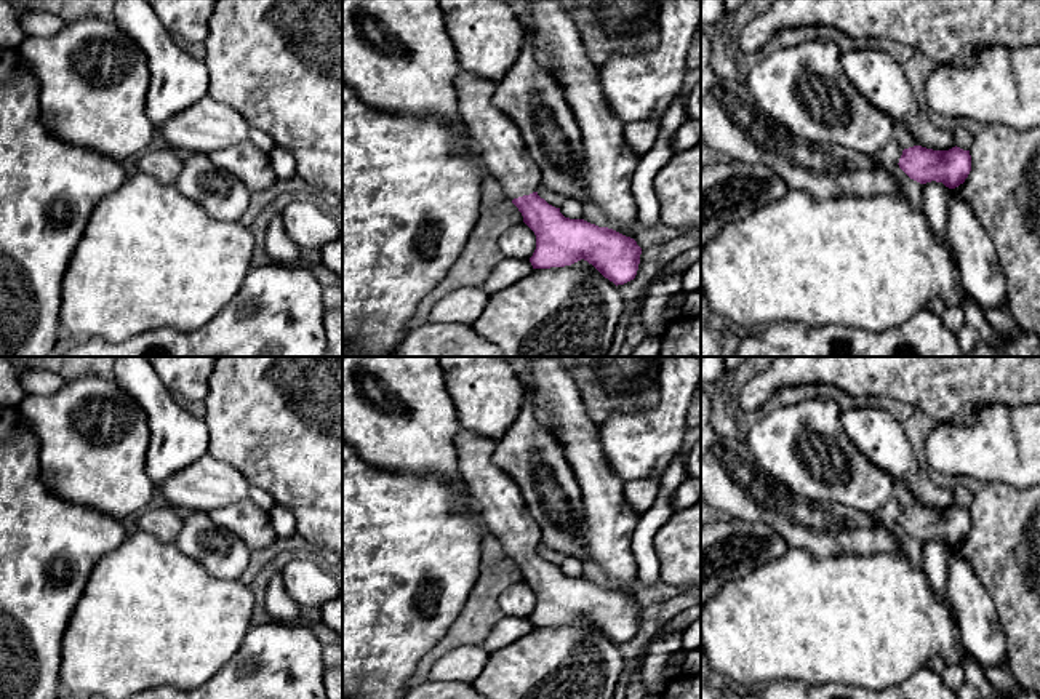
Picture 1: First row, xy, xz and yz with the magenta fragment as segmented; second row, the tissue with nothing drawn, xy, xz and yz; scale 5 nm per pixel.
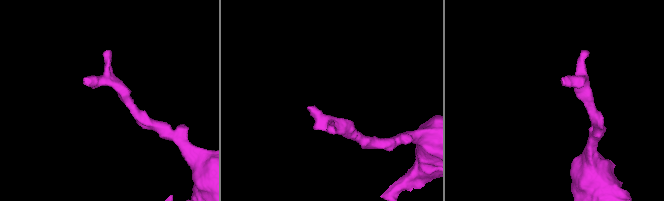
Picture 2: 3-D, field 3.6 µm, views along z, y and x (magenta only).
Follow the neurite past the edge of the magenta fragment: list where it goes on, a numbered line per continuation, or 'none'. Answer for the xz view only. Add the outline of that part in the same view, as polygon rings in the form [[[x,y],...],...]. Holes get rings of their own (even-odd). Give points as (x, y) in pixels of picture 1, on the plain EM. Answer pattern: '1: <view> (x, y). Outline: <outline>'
1: xz (501, 509). Outline: [[[461,429],[456,435],[459,472],[466,478],[485,533],[501,542],[509,558],[538,550],[541,531],[518,485],[493,464],[496,440]]]

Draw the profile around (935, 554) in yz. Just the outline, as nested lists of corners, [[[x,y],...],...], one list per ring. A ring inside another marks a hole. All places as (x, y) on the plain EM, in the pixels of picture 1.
[[[936,539],[926,541],[922,555],[922,568],[931,589],[941,601],[950,601],[947,593],[947,545]]]

